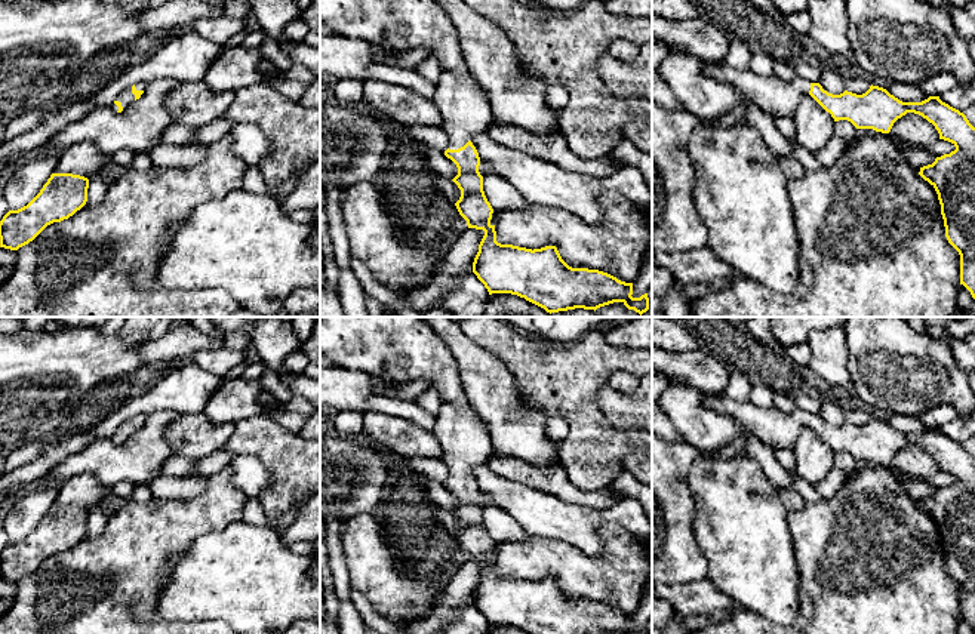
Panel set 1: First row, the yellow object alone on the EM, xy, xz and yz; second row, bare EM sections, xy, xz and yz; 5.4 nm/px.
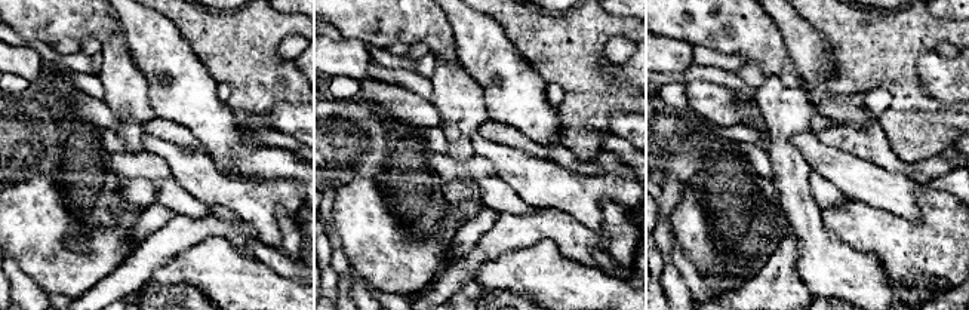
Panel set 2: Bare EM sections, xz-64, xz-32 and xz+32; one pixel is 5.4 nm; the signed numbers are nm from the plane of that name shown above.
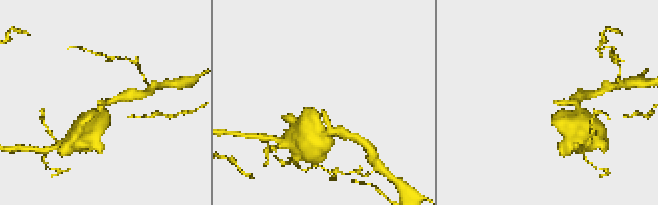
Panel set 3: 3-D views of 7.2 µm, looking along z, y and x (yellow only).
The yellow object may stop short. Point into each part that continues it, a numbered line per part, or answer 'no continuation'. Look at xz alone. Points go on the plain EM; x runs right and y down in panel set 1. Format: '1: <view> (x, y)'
1: xz (464, 439)

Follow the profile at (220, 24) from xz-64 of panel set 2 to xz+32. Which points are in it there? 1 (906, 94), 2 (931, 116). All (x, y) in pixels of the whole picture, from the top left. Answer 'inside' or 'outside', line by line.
1: inside
2: inside

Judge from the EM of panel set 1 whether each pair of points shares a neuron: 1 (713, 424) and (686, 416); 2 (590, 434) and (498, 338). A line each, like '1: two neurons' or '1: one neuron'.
1: one neuron
2: one neuron

